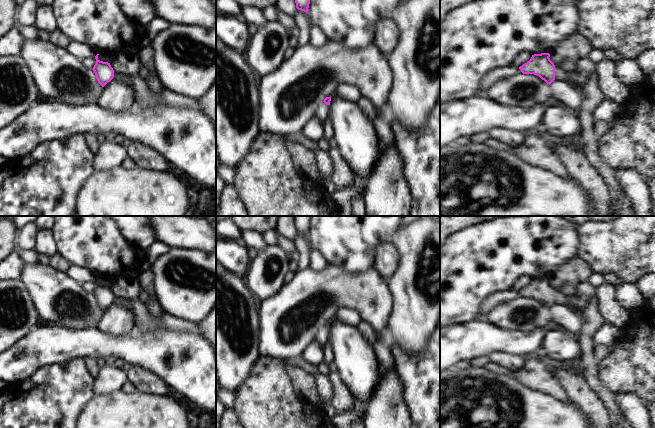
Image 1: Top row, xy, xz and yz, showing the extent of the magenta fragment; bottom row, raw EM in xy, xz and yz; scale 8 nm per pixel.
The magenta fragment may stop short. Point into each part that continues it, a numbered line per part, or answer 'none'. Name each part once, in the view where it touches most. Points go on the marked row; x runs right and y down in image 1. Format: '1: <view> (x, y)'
1: xz (321, 112)

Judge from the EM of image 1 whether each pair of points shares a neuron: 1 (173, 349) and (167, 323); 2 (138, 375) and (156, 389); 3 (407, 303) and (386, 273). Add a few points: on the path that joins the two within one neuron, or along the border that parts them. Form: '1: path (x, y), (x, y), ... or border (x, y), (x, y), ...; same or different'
1: border (145, 331), (175, 330), (192, 334); different
2: path (142, 379), (152, 385); same
3: border (398, 255), (398, 266), (388, 280); different

